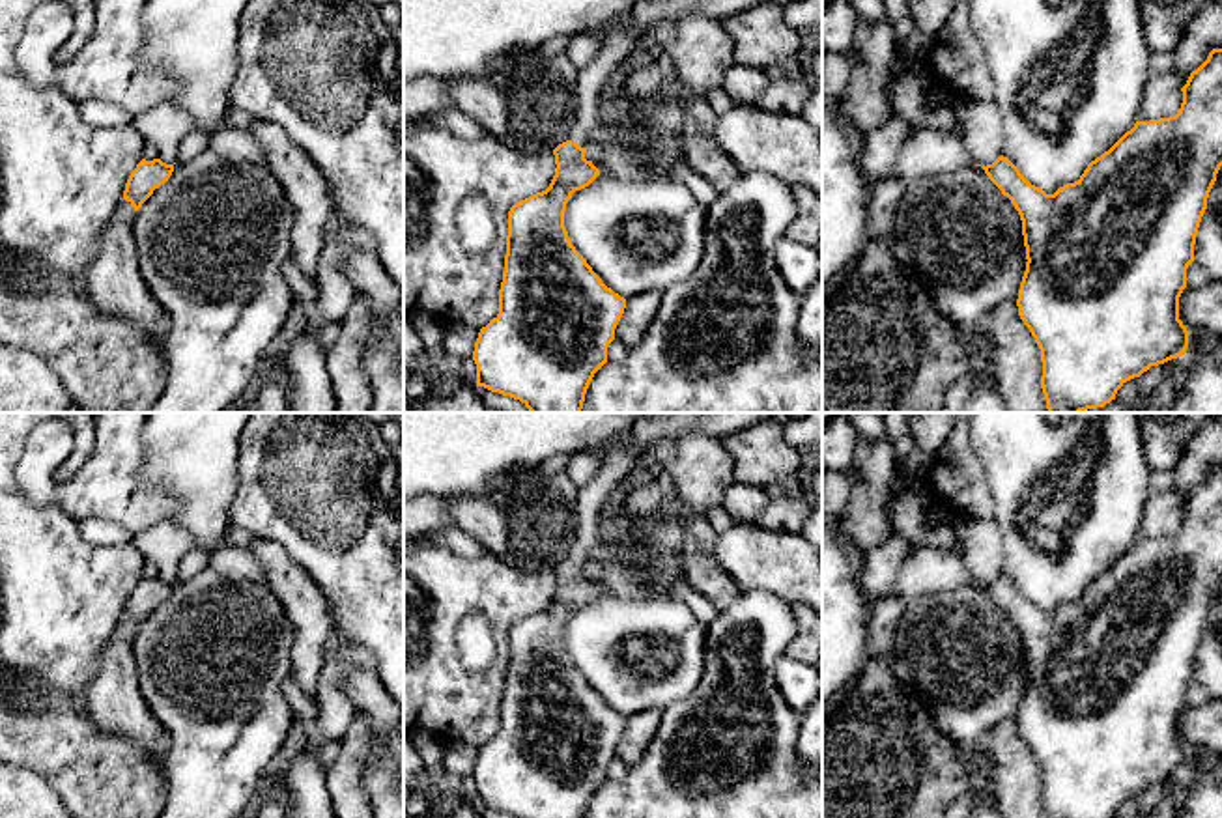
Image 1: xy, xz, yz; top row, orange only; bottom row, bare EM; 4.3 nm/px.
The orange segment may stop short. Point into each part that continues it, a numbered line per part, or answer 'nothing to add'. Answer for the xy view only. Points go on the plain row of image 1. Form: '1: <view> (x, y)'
nothing to add

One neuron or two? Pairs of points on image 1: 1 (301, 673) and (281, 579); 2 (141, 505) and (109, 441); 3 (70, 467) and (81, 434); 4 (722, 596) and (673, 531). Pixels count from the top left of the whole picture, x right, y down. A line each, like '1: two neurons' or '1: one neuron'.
1: one neuron
2: one neuron
3: one neuron
4: two neurons

